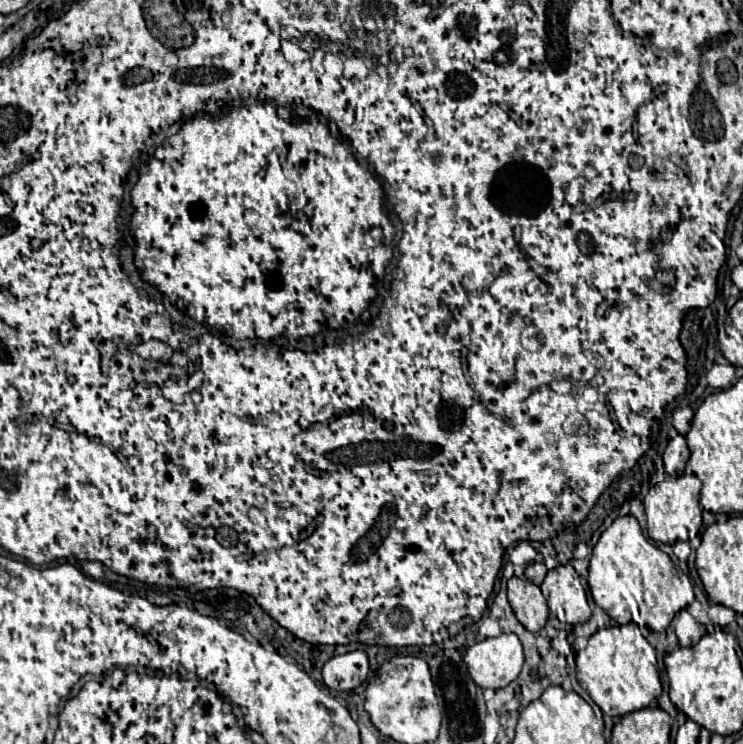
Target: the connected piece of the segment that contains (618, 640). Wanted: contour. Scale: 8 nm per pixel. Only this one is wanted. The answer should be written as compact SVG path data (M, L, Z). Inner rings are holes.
M634 622L611 625L594 632L588 638L586 648L576 652L576 678L594 704L608 716L624 716L648 708L648 704L662 694L656 650L640 634L640 628Z

